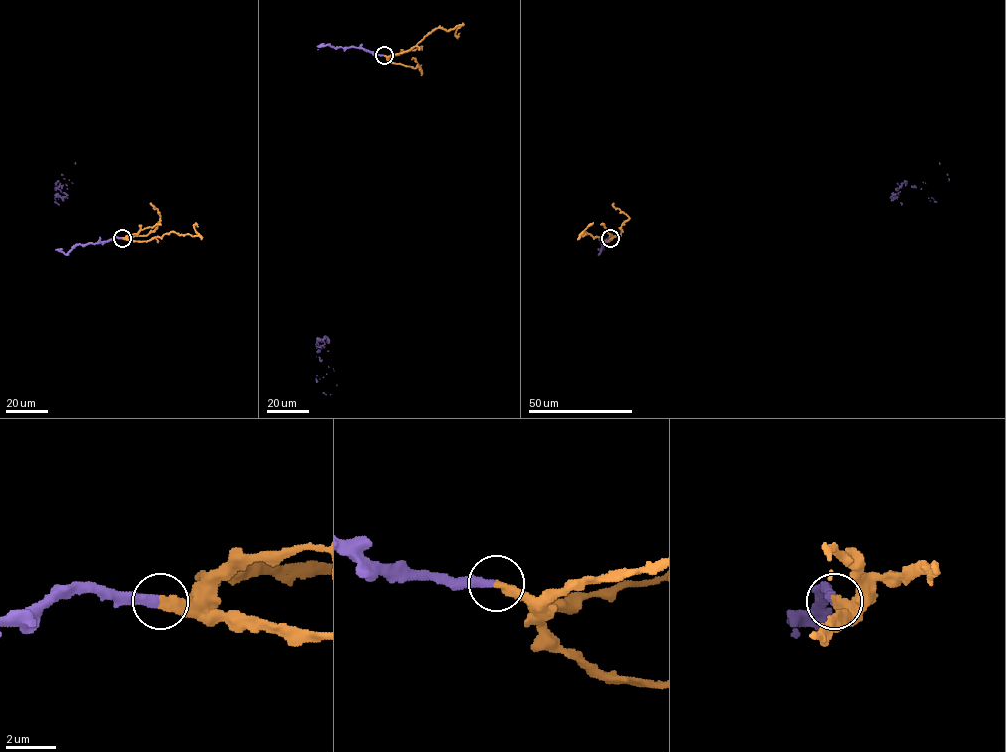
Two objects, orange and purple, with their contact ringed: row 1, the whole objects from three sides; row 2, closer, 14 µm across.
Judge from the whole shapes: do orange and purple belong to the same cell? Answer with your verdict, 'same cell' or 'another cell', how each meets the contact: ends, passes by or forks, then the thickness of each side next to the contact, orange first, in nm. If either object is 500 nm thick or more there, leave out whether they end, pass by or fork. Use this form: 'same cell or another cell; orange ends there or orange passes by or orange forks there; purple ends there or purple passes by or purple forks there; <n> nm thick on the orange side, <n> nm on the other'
same cell; orange ends there; purple ends there; 400 nm thick on the orange side, 360 nm on the other

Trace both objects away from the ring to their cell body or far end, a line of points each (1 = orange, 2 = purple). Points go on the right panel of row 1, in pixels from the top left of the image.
1: (610, 238), (605, 241), (585, 232), (580, 236), (587, 226)
2: (610, 238), (949, 178)

